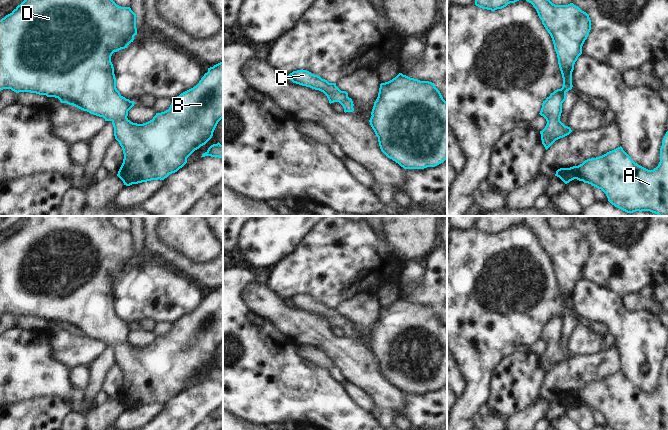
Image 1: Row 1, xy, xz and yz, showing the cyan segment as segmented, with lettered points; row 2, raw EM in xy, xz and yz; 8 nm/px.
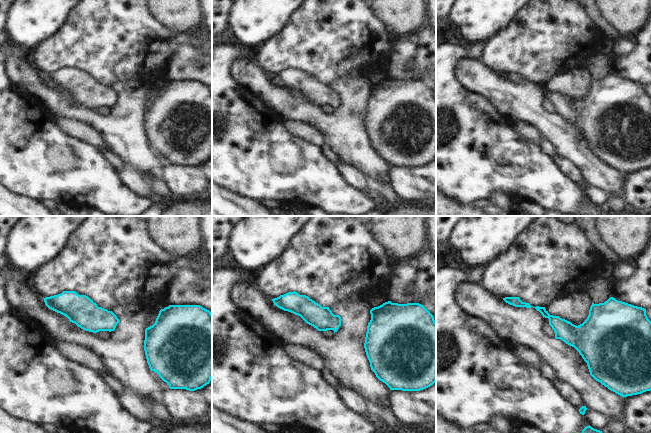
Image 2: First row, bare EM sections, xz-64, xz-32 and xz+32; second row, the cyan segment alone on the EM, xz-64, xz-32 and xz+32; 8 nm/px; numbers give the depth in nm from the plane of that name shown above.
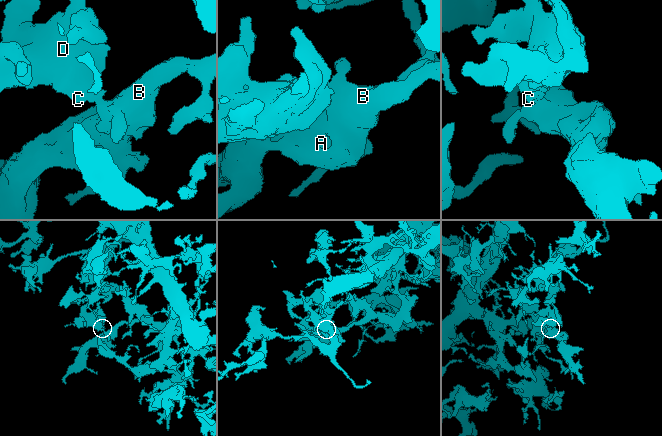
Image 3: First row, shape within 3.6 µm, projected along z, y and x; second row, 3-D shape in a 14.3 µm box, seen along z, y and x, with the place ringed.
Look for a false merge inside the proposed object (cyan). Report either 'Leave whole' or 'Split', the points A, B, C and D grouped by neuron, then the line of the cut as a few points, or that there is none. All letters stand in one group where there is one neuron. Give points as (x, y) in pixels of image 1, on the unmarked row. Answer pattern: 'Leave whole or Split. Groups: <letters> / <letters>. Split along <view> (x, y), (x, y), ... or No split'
Leave whole. Groups: A B C D. No split.

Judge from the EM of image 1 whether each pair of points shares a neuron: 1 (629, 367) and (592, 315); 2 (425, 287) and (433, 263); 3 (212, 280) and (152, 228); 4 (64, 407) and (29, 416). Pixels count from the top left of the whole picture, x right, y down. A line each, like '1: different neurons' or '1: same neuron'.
1: same neuron
2: same neuron
3: same neuron
4: same neuron

